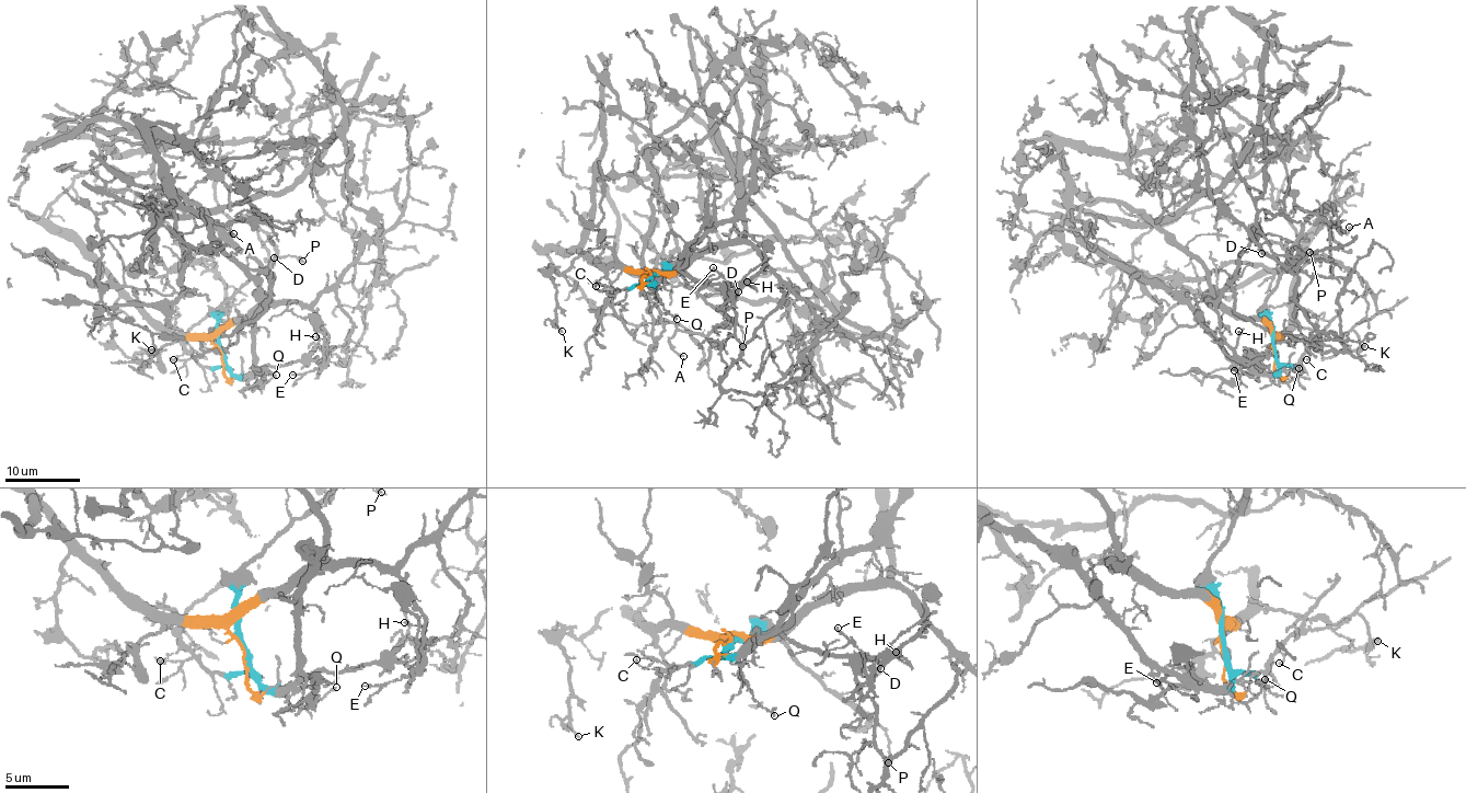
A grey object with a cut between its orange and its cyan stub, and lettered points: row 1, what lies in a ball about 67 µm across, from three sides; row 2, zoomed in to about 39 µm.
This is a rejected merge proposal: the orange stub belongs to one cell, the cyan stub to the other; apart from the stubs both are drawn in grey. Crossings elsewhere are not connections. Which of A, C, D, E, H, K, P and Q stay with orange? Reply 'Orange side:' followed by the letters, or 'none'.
Orange side: E, H, K

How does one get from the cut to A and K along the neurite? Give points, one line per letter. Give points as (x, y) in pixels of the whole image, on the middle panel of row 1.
A: (651, 276), (673, 271), (731, 320), (728, 326), (715, 325), (702, 335), (679, 330), (670, 345), (684, 356)
K: (651, 274), (598, 268), (584, 256), (561, 273), (553, 268), (550, 275), (562, 331)

